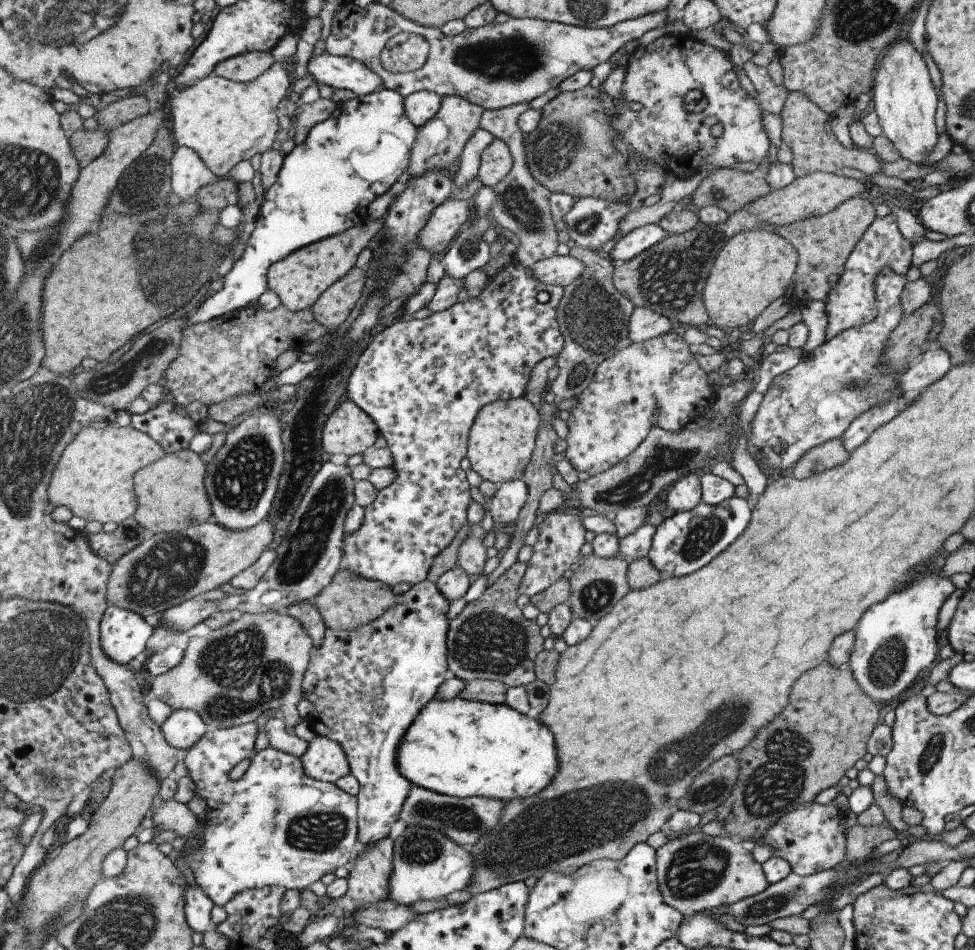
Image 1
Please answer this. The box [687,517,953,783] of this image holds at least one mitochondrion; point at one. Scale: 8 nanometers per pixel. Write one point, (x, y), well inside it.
(890, 662)

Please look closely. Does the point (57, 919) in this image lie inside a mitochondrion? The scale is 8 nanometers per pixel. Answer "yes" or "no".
yes

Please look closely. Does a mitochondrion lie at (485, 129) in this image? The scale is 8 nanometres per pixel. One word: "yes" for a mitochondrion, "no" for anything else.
no

